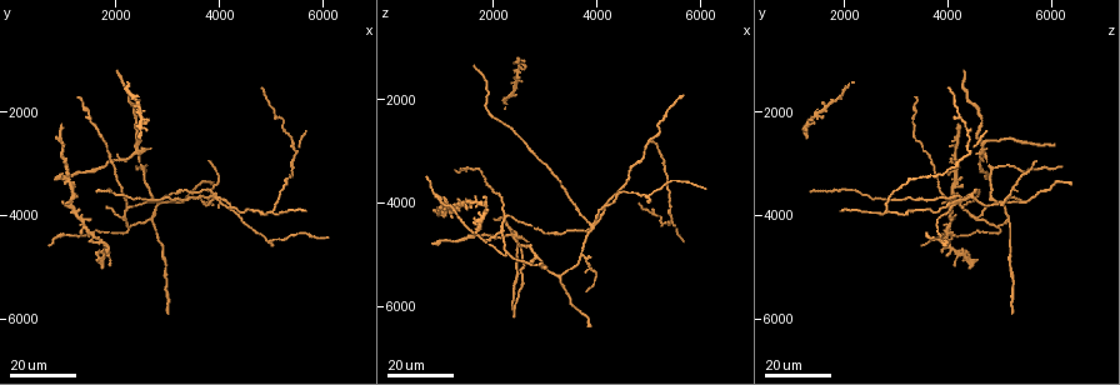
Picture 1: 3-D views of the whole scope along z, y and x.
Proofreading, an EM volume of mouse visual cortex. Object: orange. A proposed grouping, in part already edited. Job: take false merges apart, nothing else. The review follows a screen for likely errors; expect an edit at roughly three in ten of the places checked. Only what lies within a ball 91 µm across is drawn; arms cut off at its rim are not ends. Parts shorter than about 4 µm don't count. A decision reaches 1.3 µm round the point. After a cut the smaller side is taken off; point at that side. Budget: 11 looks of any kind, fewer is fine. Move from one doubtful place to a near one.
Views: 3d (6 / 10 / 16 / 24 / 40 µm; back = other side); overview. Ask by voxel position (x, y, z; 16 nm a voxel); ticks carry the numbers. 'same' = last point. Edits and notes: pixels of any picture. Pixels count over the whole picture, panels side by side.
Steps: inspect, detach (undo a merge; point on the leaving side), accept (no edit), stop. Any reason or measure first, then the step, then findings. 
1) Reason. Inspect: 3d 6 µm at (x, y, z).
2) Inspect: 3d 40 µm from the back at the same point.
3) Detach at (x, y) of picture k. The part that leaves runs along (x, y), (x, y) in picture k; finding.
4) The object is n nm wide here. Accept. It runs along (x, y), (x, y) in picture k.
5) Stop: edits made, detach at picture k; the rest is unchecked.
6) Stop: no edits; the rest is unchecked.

Sudden change in width. Inspect: 3d 24 µm at (1500, 1950, 3350).

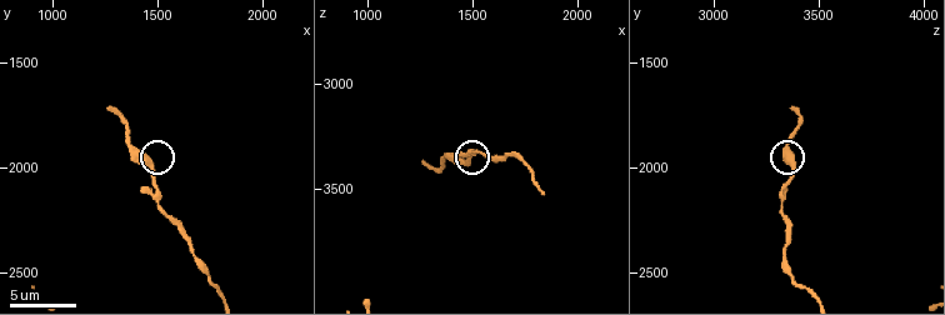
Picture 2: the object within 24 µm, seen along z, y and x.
Inspect: 3d 6 µm at (1480, 1990, 3370).

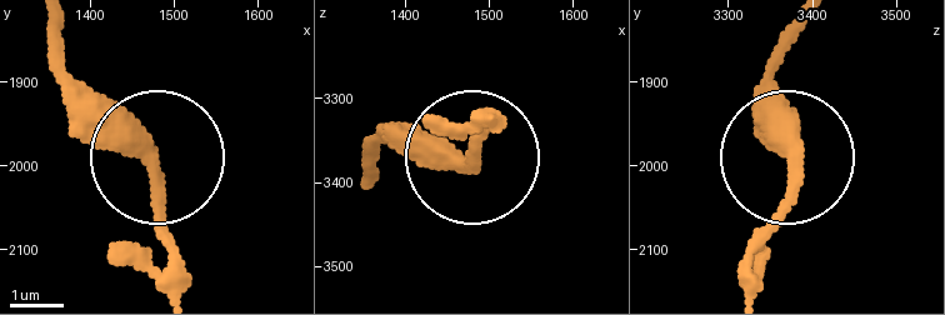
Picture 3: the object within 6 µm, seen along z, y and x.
Accept. It runs along (174, 286), (156, 156), (58, 63) in picture 3; continuous, no second cell.

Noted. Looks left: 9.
Four-way junction. Inspect: 3d 16 µm at (2350, 2750, 4600).

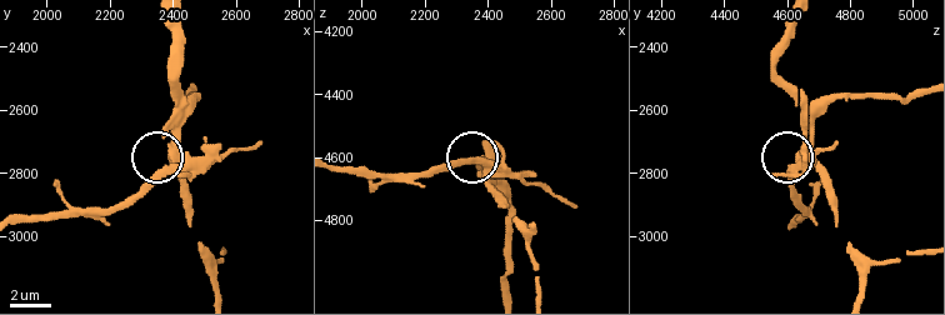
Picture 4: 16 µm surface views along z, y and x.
Closer look. Inspect: 3d 10 µm at (2410, 2750, 4630).

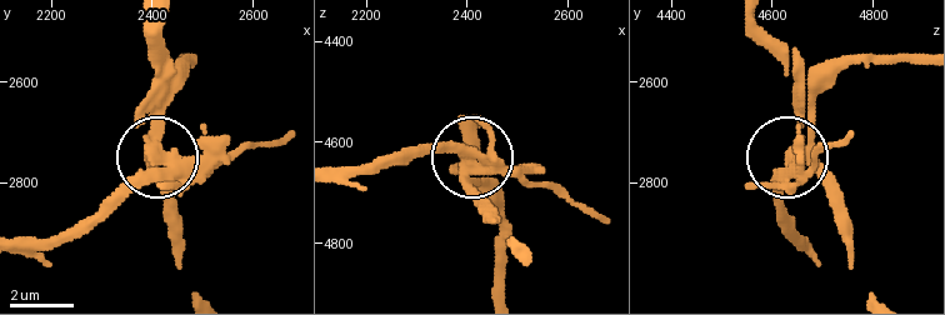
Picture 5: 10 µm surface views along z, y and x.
Detach at (193, 180) of picture 5. The part that leaves runs along (150, 153), (141, 174), (78, 225), (21, 239) in picture 5; two cells meet here.

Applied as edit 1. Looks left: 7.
A fork. Inspect: 3d 16 µm at (2500, 3050, 4850).

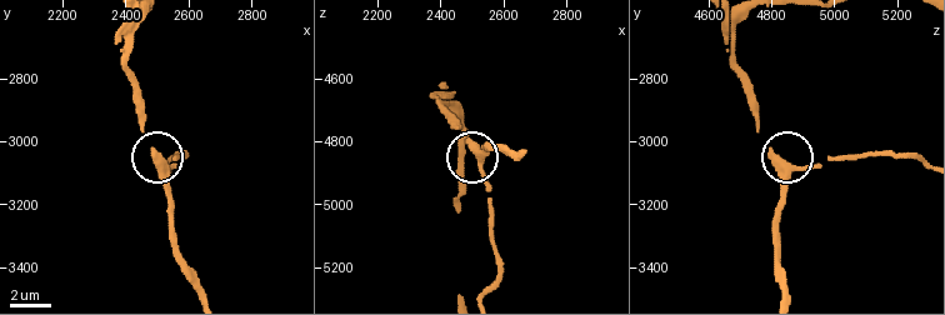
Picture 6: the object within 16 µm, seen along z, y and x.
Inspect: 3d 6 µm at (2530, 3080, 4860).

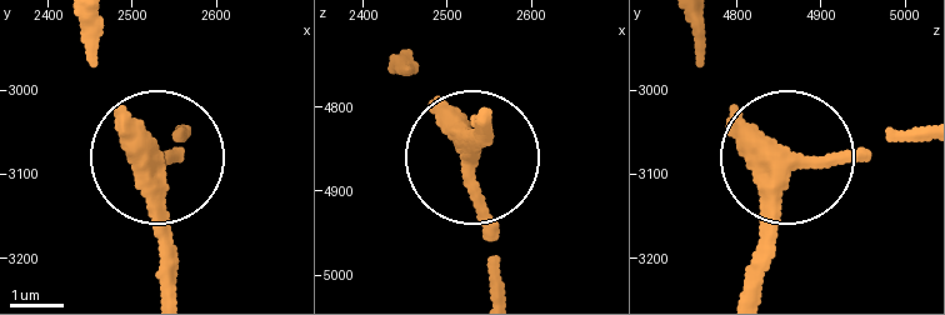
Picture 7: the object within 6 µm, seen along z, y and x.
3 arms meet here. Accept. All the same cell.

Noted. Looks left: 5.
Three-way junction. Inspect: 3d 16 µm at (2200, 3850, 4250).

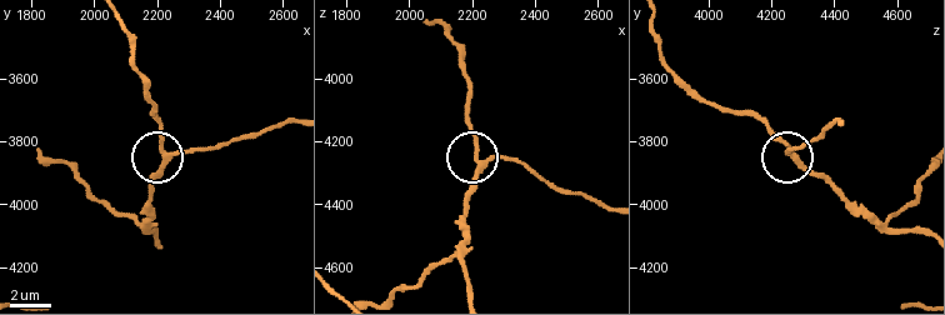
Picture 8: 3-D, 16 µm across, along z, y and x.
Zoom in. Inspect: 3d 10 µm at (2240, 3850, 4260).

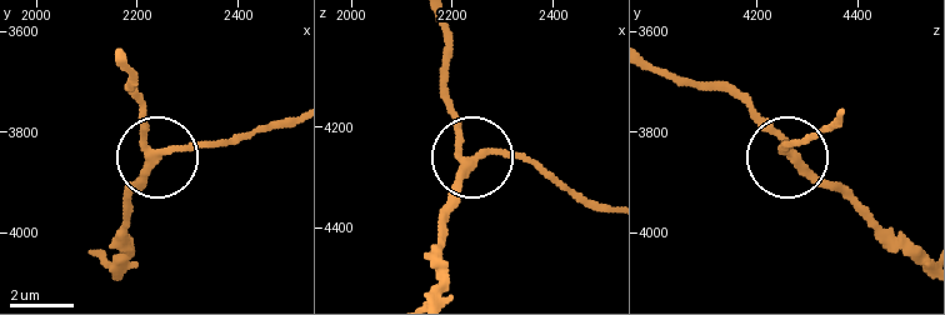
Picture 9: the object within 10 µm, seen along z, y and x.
Accept. It runs along (123, 270), (123, 216), (146, 160), (233, 144) in picture 9; continuous, no second cell.

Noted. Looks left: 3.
Four-way junction. Inspect: 3d 16 µm at (5000, 4500, 3850).

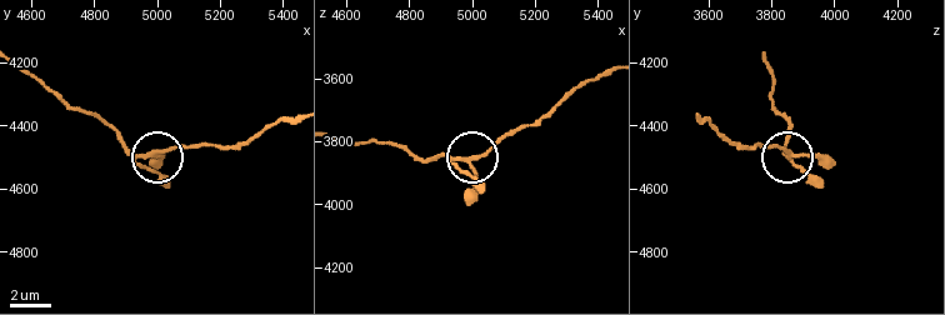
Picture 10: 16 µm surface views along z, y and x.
Inspect: 3d 6 µm at (4960, 4500, 3850).

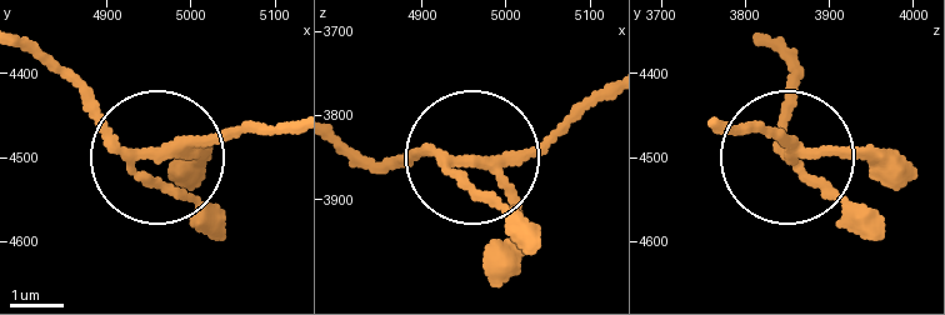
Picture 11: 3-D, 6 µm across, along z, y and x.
The object is 190 nm wide here. Accept. All the same cell.

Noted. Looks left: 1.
Stop: edits made, detach at picture 5; the rest is unchecked.

